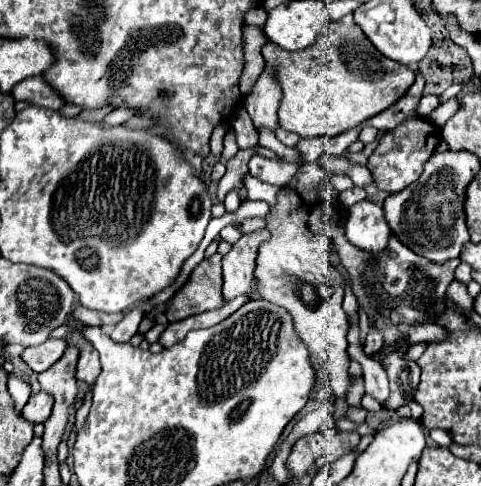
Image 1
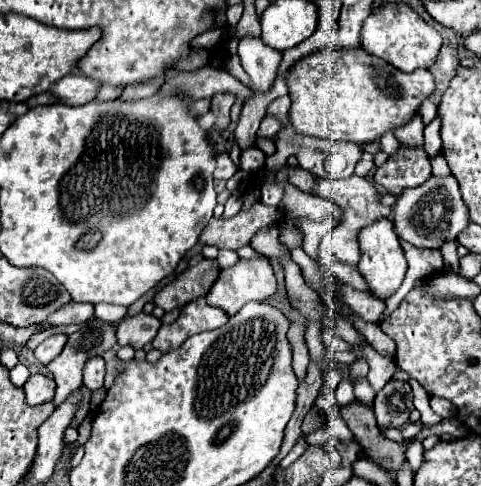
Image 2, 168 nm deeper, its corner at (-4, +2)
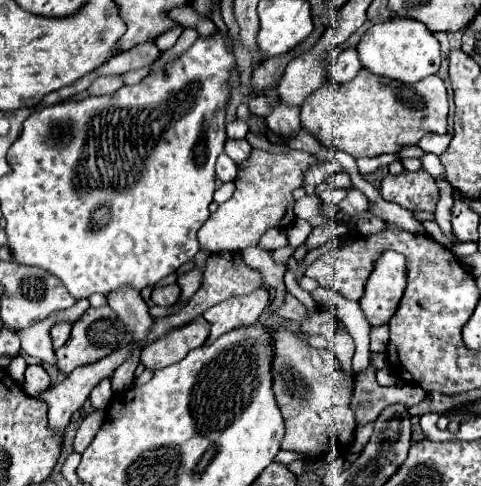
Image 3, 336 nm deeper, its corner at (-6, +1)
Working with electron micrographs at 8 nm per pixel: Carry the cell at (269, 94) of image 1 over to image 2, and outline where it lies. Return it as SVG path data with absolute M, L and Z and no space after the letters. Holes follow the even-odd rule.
M244 36L238 40L238 56L242 68L252 78L252 86L260 92L266 92L276 78L282 54L274 48L264 46L260 38Z

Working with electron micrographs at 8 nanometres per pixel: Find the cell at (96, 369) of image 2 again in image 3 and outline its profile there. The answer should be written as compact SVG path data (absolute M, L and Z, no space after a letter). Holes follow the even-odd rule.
M102 379L90 393L90 401L94 409L104 409L108 405L112 397L112 387L110 387L110 379Z

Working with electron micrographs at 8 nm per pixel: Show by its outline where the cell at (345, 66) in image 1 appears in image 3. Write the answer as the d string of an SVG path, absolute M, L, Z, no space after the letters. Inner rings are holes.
M360 69L352 81L342 83L338 87L332 85L330 81L324 83L306 97L300 111L302 127L310 135L314 135L328 149L338 149L354 157L376 157L382 153L396 153L402 145L416 145L418 139L428 131L444 133L446 115L448 115L448 97L444 81L438 75L424 77L418 83L400 83L374 75L368 69Z

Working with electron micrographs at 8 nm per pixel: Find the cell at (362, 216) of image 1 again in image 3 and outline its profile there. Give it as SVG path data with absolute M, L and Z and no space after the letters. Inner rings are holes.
M386 251L374 263L362 299L358 301L370 325L388 323L406 289L406 259L396 251Z

